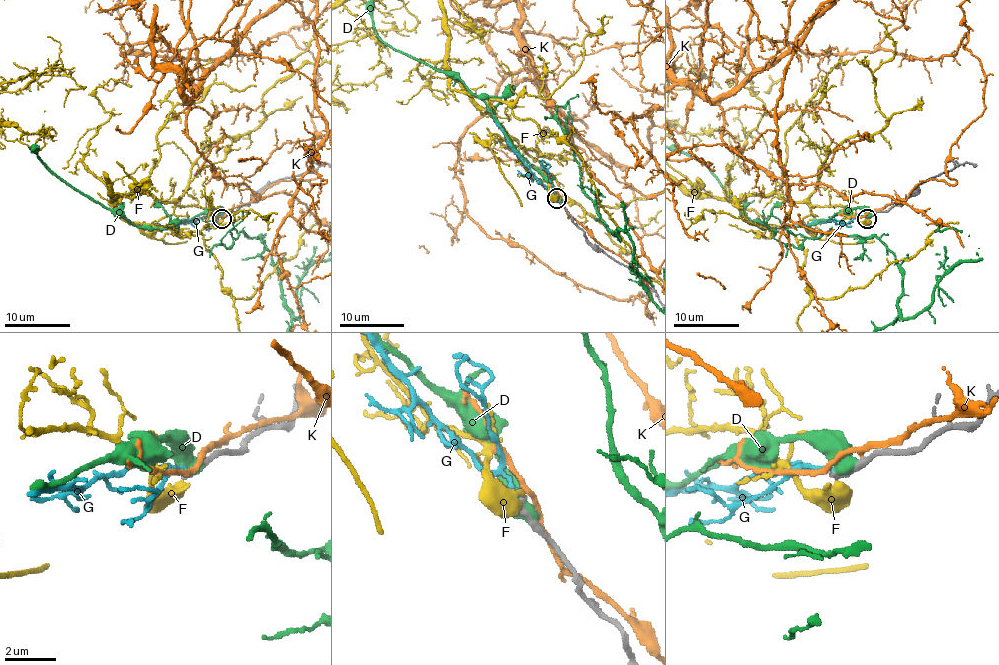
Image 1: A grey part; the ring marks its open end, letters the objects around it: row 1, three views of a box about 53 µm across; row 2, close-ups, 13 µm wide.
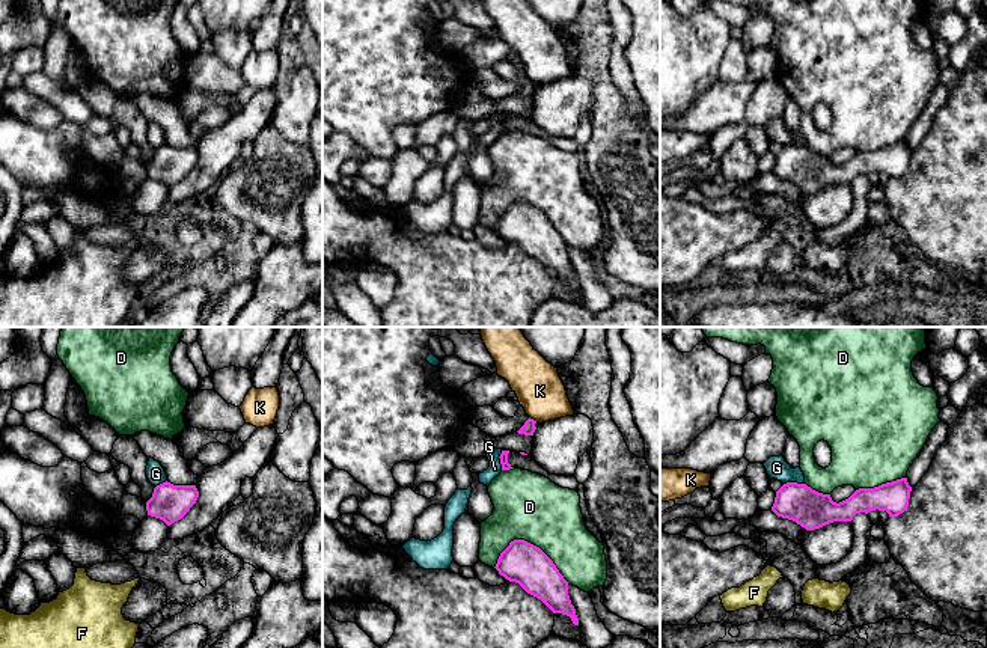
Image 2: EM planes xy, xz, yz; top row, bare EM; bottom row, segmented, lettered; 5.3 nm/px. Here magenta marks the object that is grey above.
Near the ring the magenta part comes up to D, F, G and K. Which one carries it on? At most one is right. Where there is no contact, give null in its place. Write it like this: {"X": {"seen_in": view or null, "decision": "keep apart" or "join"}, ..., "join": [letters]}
{"D": {"seen_in": "xz", "decision": "keep apart"}, "F": {"seen_in": null, "decision": "join"}, "G": {"seen_in": "yz", "decision": "keep apart"}, "K": {"seen_in": "xz", "decision": "keep apart"}, "join": ["F"]}

